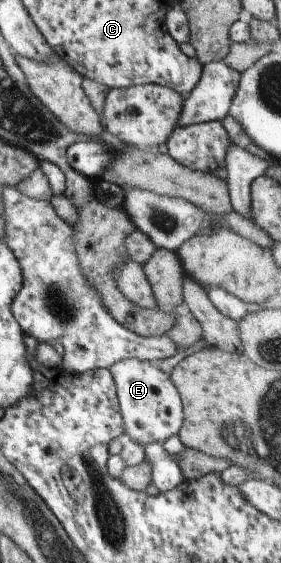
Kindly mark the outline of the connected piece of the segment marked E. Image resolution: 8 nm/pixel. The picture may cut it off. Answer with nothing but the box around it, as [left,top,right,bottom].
[108,358,184,445]

